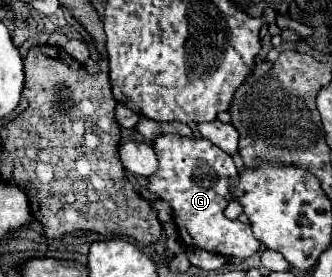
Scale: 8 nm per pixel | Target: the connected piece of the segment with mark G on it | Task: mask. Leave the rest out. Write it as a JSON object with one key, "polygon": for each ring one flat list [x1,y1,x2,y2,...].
{"polygon":[[174,133,158,135,152,141,152,147,158,157,158,169,146,179,146,187,158,199,170,203,182,243,224,257,252,257,260,249,260,241,252,235,250,225,230,221,222,213,232,201,230,183,238,175,232,157,204,137,182,137]]}

